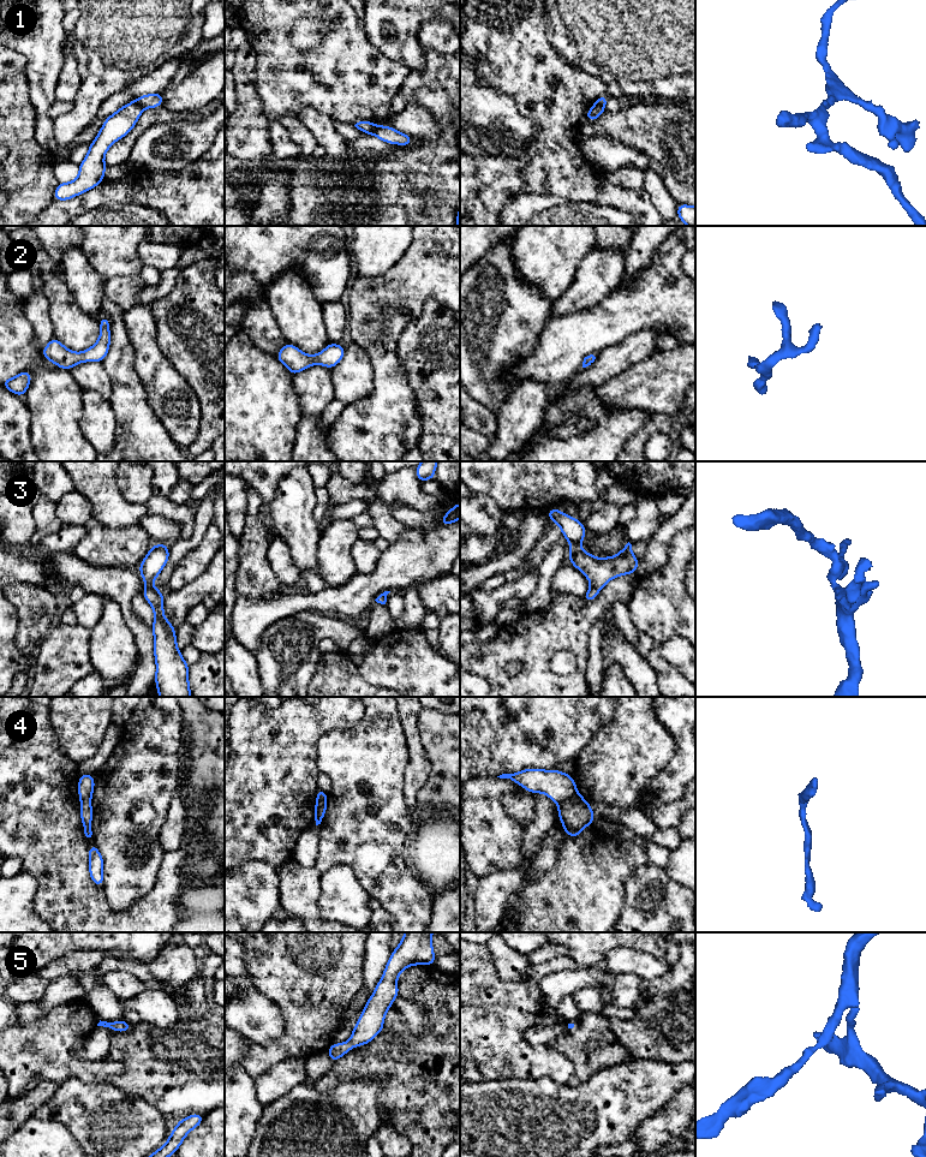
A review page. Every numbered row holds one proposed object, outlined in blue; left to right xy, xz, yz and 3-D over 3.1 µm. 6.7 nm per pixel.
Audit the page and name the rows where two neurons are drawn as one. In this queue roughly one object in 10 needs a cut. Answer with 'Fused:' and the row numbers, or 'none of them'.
Fused: none of them

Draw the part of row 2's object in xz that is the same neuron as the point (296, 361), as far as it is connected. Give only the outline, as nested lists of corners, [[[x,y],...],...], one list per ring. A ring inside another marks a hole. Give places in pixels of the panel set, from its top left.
[[[286,344],[276,354],[276,358],[289,370],[292,375],[315,364],[333,369],[345,356],[345,347],[339,344],[329,344],[315,356],[301,352],[297,346]]]

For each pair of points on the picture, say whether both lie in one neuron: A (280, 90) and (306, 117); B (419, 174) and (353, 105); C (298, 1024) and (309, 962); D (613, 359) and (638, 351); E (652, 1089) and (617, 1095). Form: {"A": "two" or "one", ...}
{"A": "two", "B": "two", "C": "one", "D": "one", "E": "one"}

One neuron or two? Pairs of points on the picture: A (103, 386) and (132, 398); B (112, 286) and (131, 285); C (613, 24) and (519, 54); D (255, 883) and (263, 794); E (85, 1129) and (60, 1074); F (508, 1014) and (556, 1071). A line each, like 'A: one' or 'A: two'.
A: two
B: one
C: two
D: two
E: two
F: one

